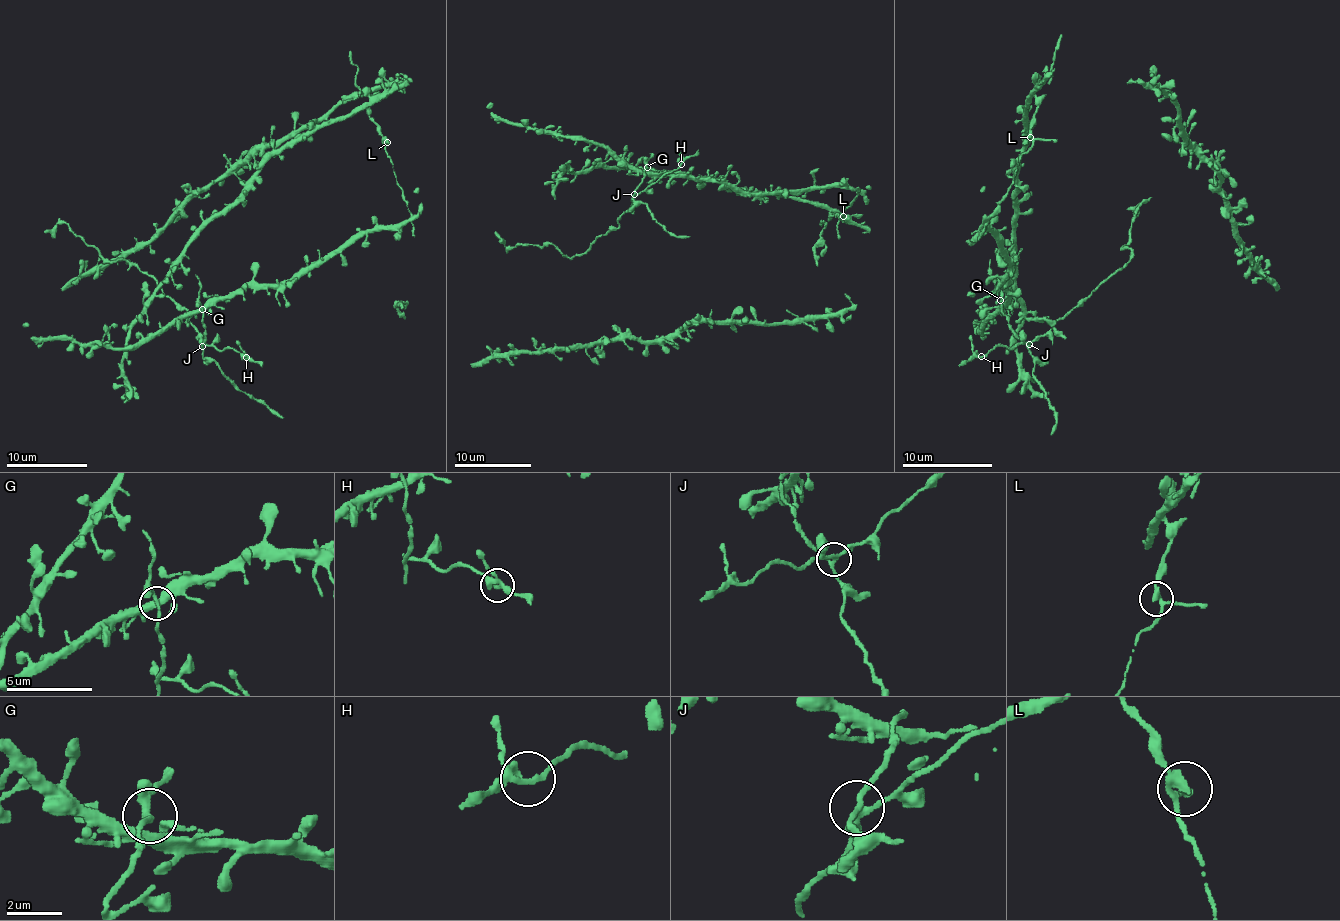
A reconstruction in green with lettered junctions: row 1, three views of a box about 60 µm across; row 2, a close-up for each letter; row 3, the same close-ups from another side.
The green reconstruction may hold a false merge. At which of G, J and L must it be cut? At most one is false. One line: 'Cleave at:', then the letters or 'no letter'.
Cleave at: J

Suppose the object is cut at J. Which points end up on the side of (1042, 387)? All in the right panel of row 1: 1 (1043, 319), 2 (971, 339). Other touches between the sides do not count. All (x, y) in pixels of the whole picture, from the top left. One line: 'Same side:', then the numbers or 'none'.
Same side: 1

